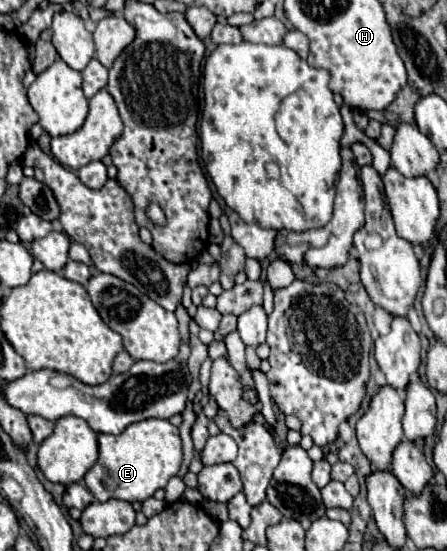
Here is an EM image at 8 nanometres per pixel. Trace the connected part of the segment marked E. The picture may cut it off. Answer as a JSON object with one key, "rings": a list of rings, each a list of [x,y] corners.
{"rings":[[[148,418],[136,424],[130,424],[122,434],[100,434],[98,436],[98,462],[86,472],[84,482],[88,490],[100,500],[110,498],[126,502],[144,502],[158,488],[164,488],[172,476],[178,474],[182,464],[182,440],[178,428],[168,420]]]}

